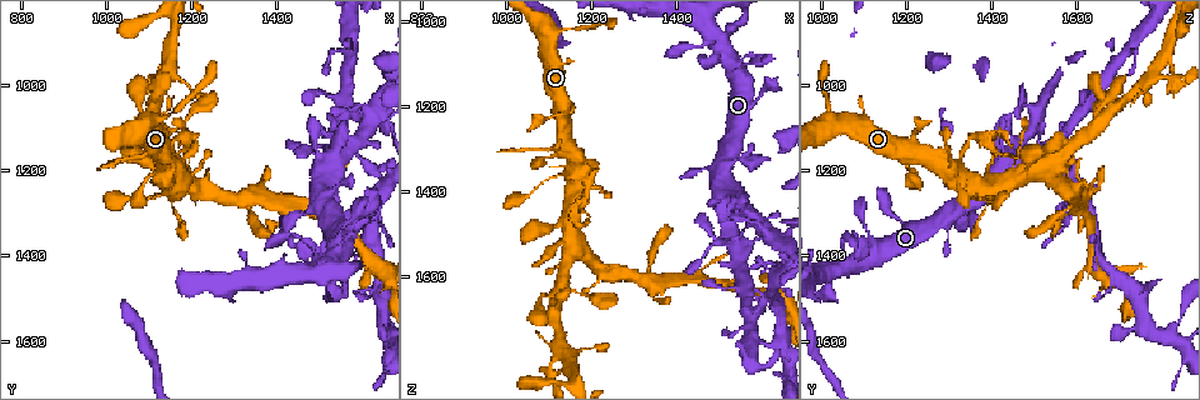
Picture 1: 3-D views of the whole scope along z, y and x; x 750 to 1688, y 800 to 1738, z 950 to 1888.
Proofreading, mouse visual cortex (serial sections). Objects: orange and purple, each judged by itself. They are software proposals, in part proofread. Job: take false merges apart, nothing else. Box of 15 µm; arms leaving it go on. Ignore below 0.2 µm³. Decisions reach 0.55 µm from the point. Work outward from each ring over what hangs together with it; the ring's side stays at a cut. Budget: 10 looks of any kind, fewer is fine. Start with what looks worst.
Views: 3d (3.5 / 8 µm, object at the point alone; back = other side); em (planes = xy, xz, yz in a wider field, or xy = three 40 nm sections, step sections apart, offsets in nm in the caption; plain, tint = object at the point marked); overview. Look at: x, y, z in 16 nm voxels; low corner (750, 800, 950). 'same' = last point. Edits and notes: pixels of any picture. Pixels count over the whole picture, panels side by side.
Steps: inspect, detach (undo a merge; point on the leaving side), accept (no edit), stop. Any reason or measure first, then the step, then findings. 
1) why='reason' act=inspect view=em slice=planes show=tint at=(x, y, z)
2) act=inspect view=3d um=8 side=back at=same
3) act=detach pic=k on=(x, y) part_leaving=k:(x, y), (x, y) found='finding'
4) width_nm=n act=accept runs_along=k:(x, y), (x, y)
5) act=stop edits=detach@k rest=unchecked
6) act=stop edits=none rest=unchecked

why='sharp bend' act=inspect view=em slice=xy step=3 show=tint at=(1520, 1200, 1460)

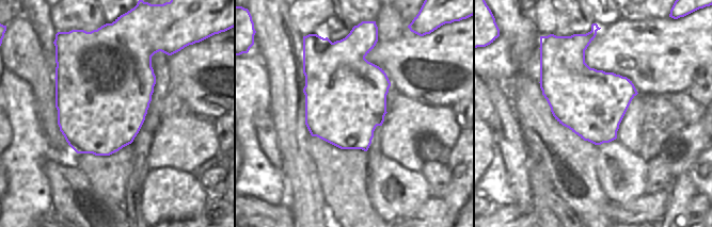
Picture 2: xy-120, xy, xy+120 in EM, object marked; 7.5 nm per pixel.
act=inspect view=3d um=3.5 at=same

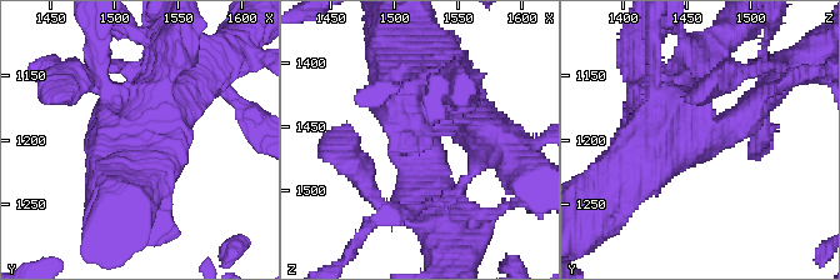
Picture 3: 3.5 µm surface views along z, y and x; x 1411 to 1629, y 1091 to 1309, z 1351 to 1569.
act=accept runs_along=3:(605, 194), (663, 133), (743, 118) found='continuous, no second cell'

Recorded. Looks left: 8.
why='branch point' act=inspect view=3d um=3.5 at=(1130, 1155, 1200)

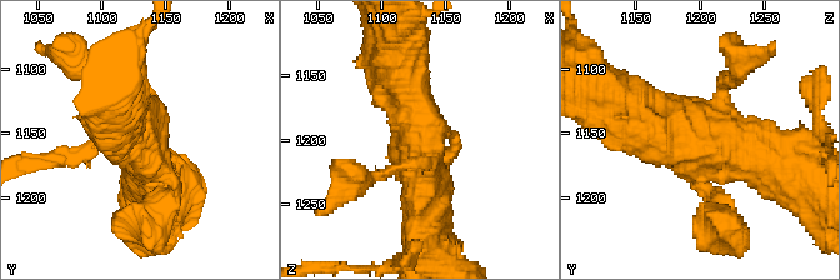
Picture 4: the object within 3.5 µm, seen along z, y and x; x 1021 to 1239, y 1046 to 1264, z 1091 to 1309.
why='now the EM' act=inspect view=em slice=planes show=tint at=(1130, 1156, 1194)

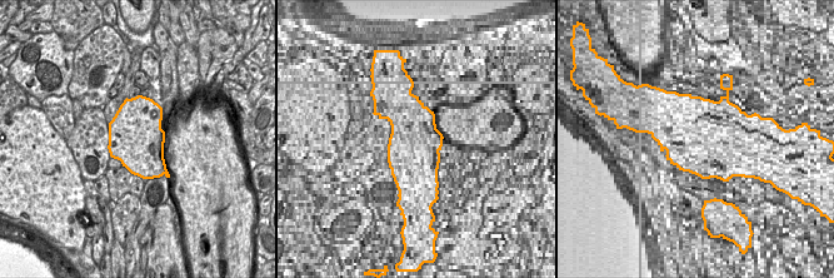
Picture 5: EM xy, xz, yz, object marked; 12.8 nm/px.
width_nm=700 act=accept runs_along=4:(624, 105), (644, 125), (771, 159) found='all the same cell'

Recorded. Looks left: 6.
act=inspect view=3d um=8 at=(1175, 1195, 1325)

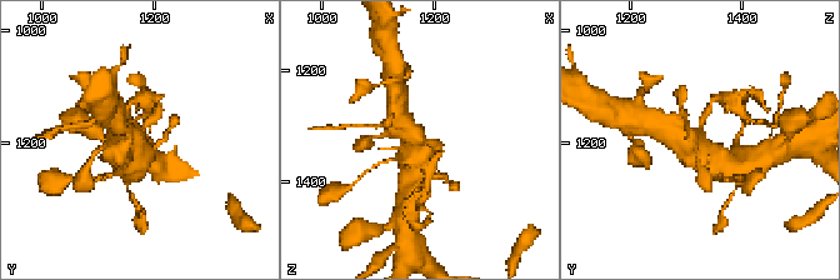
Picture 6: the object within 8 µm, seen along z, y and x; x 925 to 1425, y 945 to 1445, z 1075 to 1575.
why='shape alone is not enough' act=inspect view=em slice=xy step=2 show=tint at=(1170, 1190, 1315)

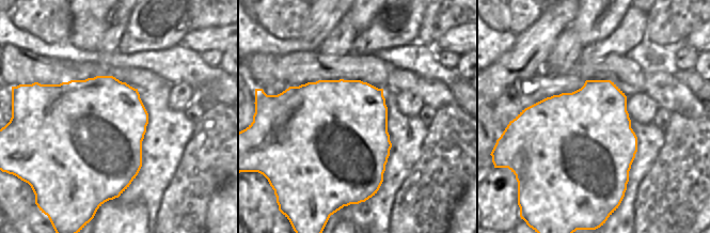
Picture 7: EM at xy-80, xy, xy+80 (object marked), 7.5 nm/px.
act=accept runs_along=6:(669, 128), (721, 164) found='all the same cell'

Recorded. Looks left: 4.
why='a narrow waist' act=inspect view=em slice=xy step=1 show=tint at=(1125, 1210, 1470)

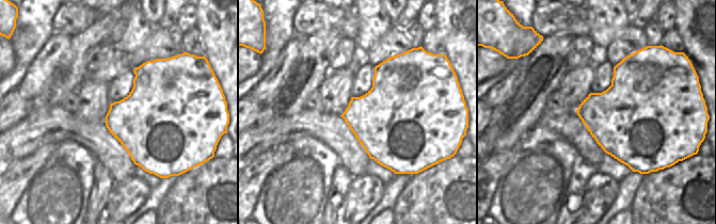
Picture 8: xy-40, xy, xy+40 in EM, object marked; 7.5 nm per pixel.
why='see where the arms go' act=inspect view=3d um=3.5 at=same

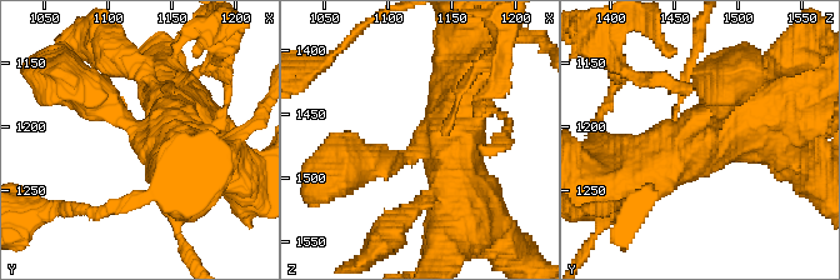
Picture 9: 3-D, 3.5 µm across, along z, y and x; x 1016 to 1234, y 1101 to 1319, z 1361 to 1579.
act=accept found='all the same cell'

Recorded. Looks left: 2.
act=stop edits=none rest=unchecked

